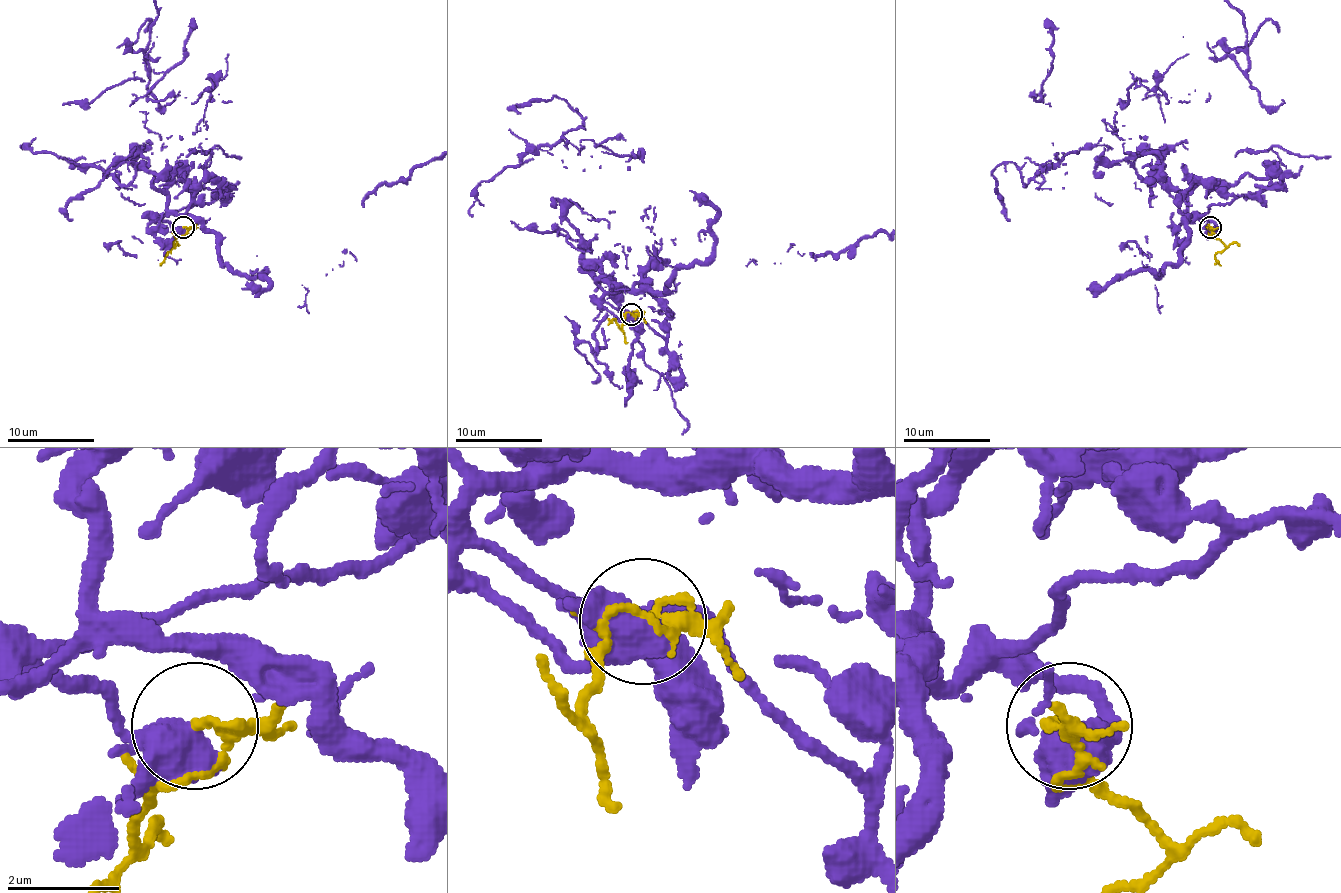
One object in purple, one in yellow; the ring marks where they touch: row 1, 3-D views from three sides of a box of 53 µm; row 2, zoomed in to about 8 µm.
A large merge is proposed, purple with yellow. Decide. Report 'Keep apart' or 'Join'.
Keep apart

